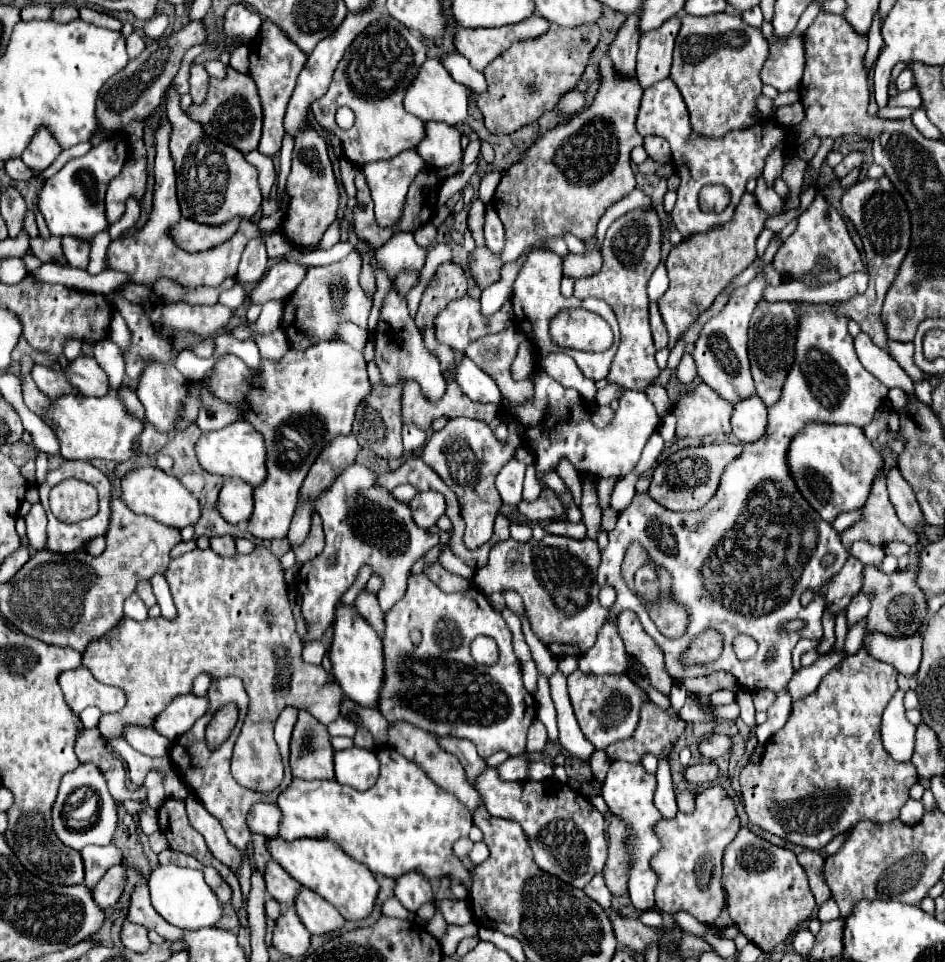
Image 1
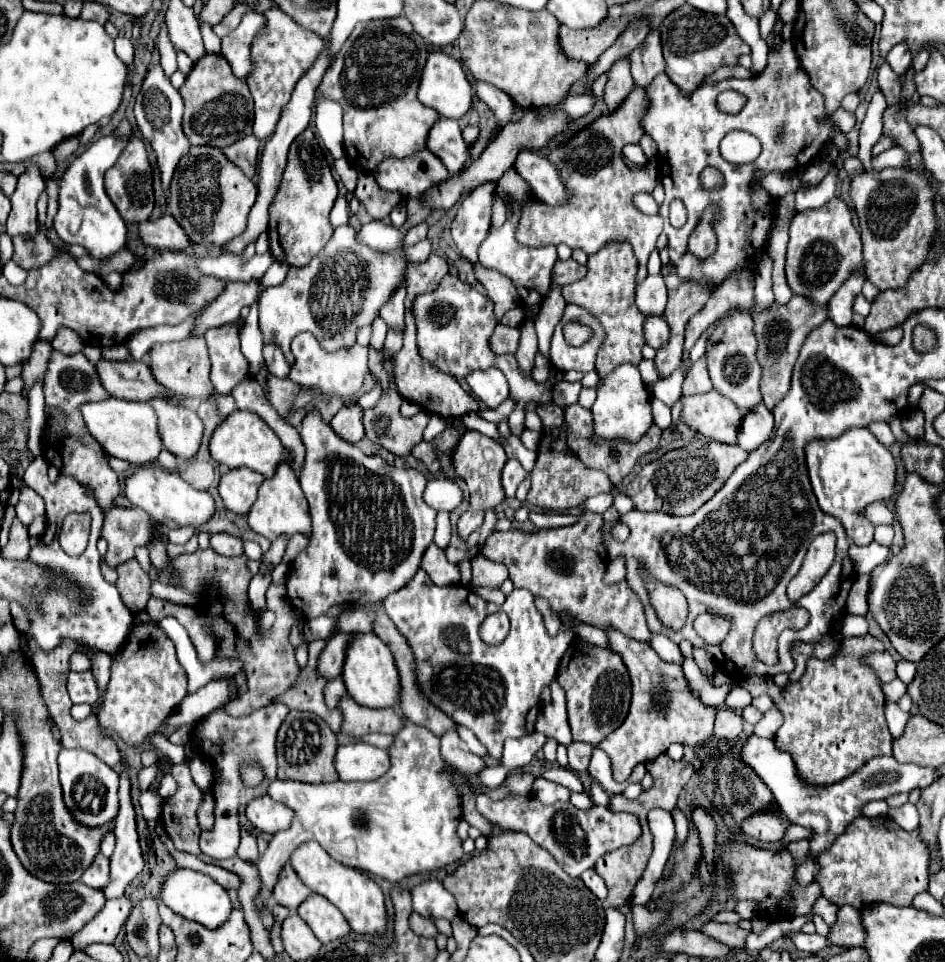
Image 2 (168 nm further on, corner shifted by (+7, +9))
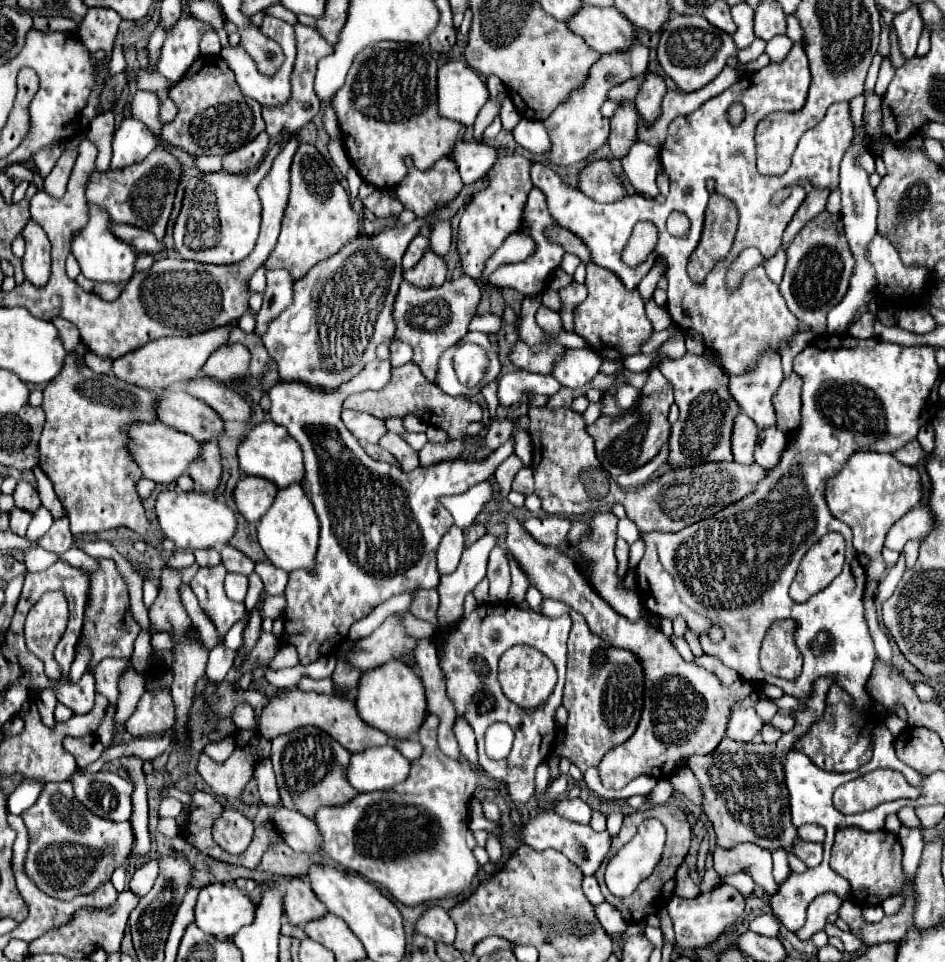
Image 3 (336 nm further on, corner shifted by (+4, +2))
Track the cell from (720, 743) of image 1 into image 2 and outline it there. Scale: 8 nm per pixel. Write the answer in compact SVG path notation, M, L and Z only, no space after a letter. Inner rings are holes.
M722 707L716 713L716 723L714 723L714 737L720 739L738 739L742 733L742 715L734 709Z

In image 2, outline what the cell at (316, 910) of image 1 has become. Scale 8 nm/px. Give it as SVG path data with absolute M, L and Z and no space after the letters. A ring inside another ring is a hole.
M312 893L312 897L308 897L308 901L300 905L298 915L306 921L306 925L322 943L342 939L350 933L350 925L344 919L344 915L316 893Z

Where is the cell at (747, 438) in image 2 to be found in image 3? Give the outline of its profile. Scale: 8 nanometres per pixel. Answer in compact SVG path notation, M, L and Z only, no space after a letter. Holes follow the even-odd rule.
M777 426L765 428L763 438L755 448L755 462L765 470L771 470L779 462L779 456L785 450L785 446L787 446L787 436L779 432Z

